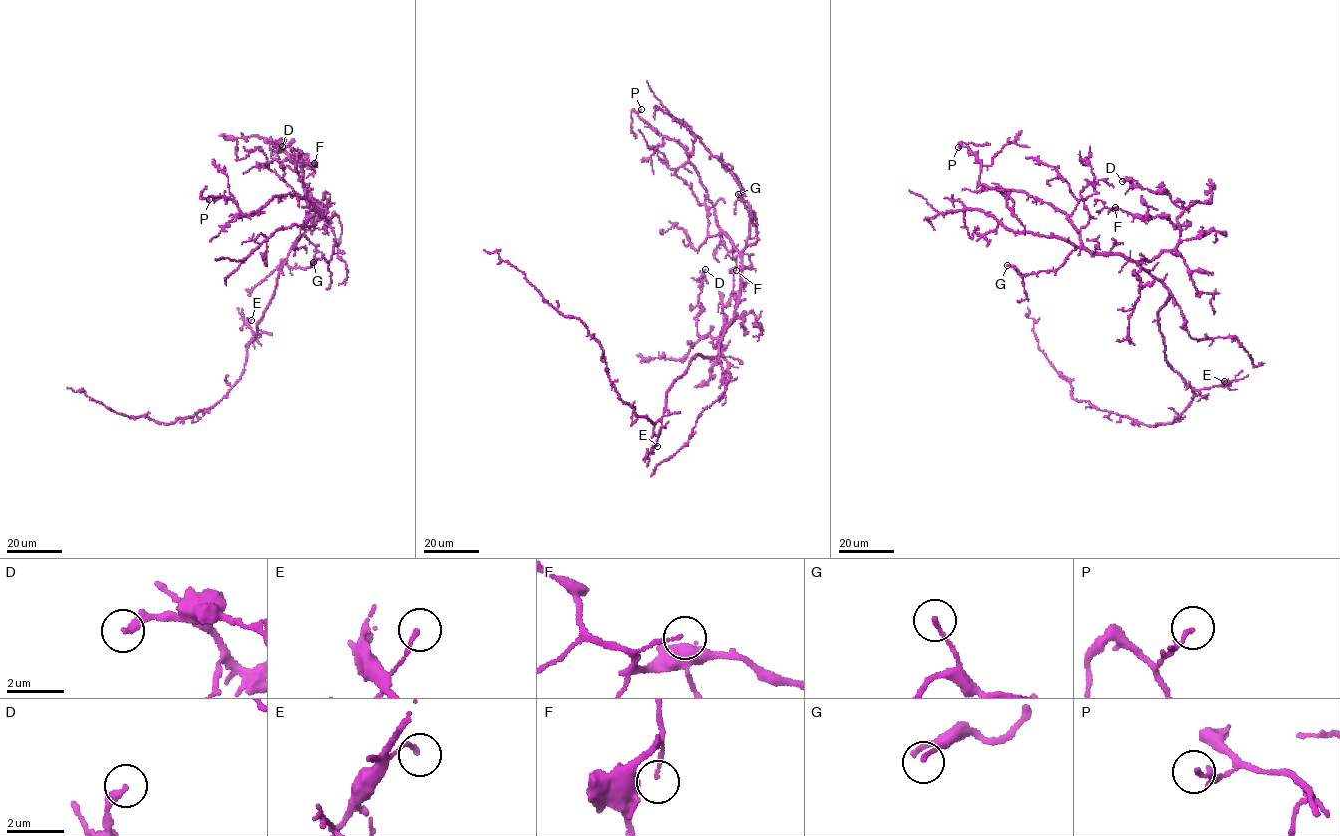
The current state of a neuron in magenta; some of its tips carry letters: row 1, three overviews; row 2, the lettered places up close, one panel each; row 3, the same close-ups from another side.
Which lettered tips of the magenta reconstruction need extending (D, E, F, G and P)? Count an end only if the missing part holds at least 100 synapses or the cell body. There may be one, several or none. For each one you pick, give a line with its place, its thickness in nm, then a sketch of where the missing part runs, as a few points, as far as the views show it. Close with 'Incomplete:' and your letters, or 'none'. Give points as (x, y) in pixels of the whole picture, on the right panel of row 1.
Incomplete: none

